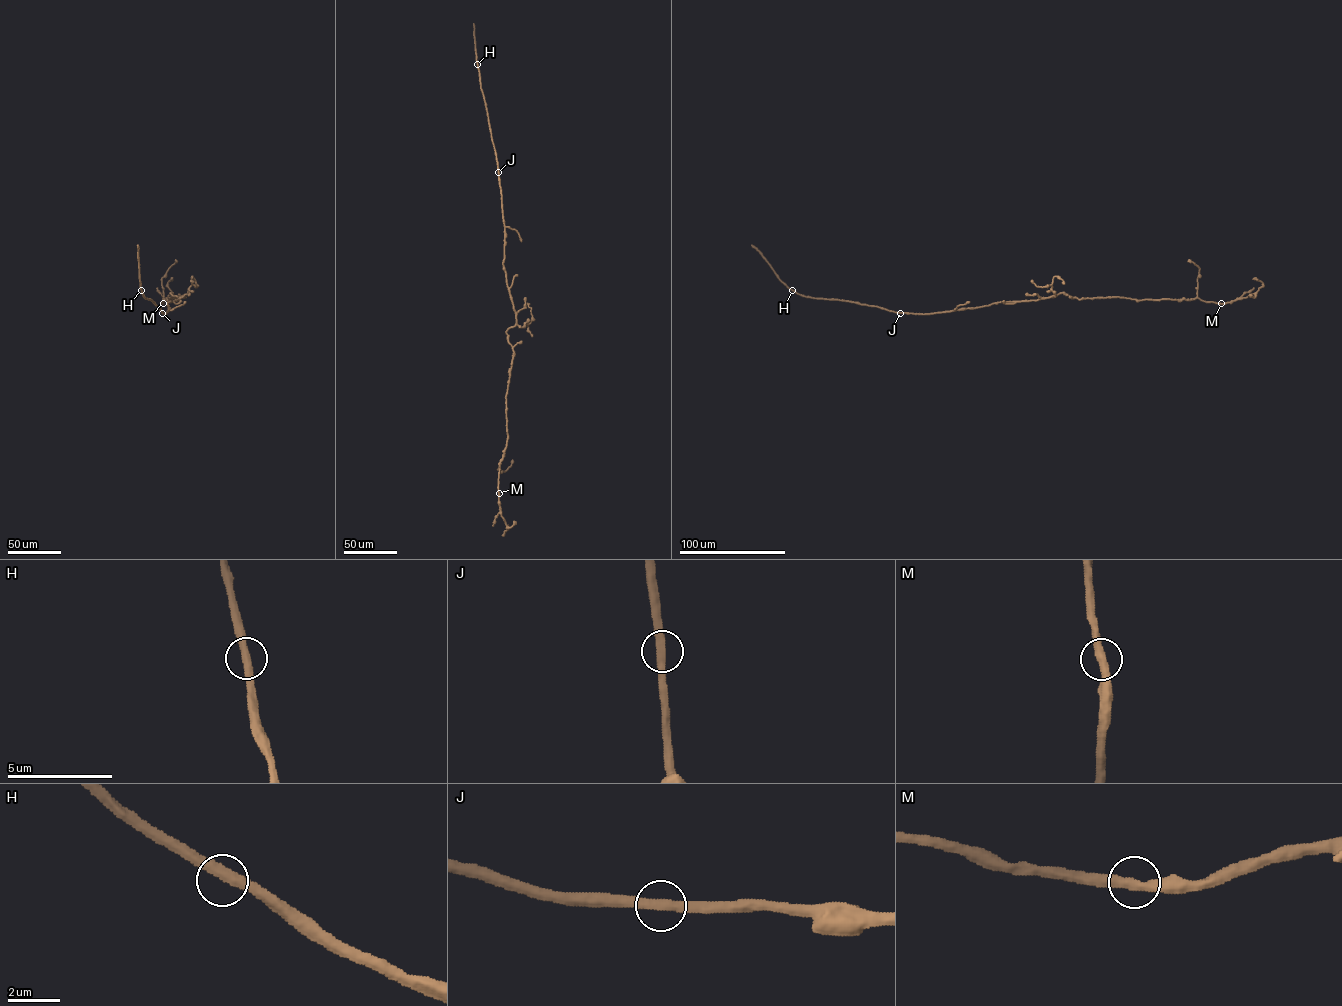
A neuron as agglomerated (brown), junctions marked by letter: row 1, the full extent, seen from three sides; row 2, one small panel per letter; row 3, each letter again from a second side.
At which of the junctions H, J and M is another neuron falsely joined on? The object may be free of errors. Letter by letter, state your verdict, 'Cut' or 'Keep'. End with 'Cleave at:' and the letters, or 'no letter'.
H: Keep
J: Keep
M: Keep
Cleave at: no letter

